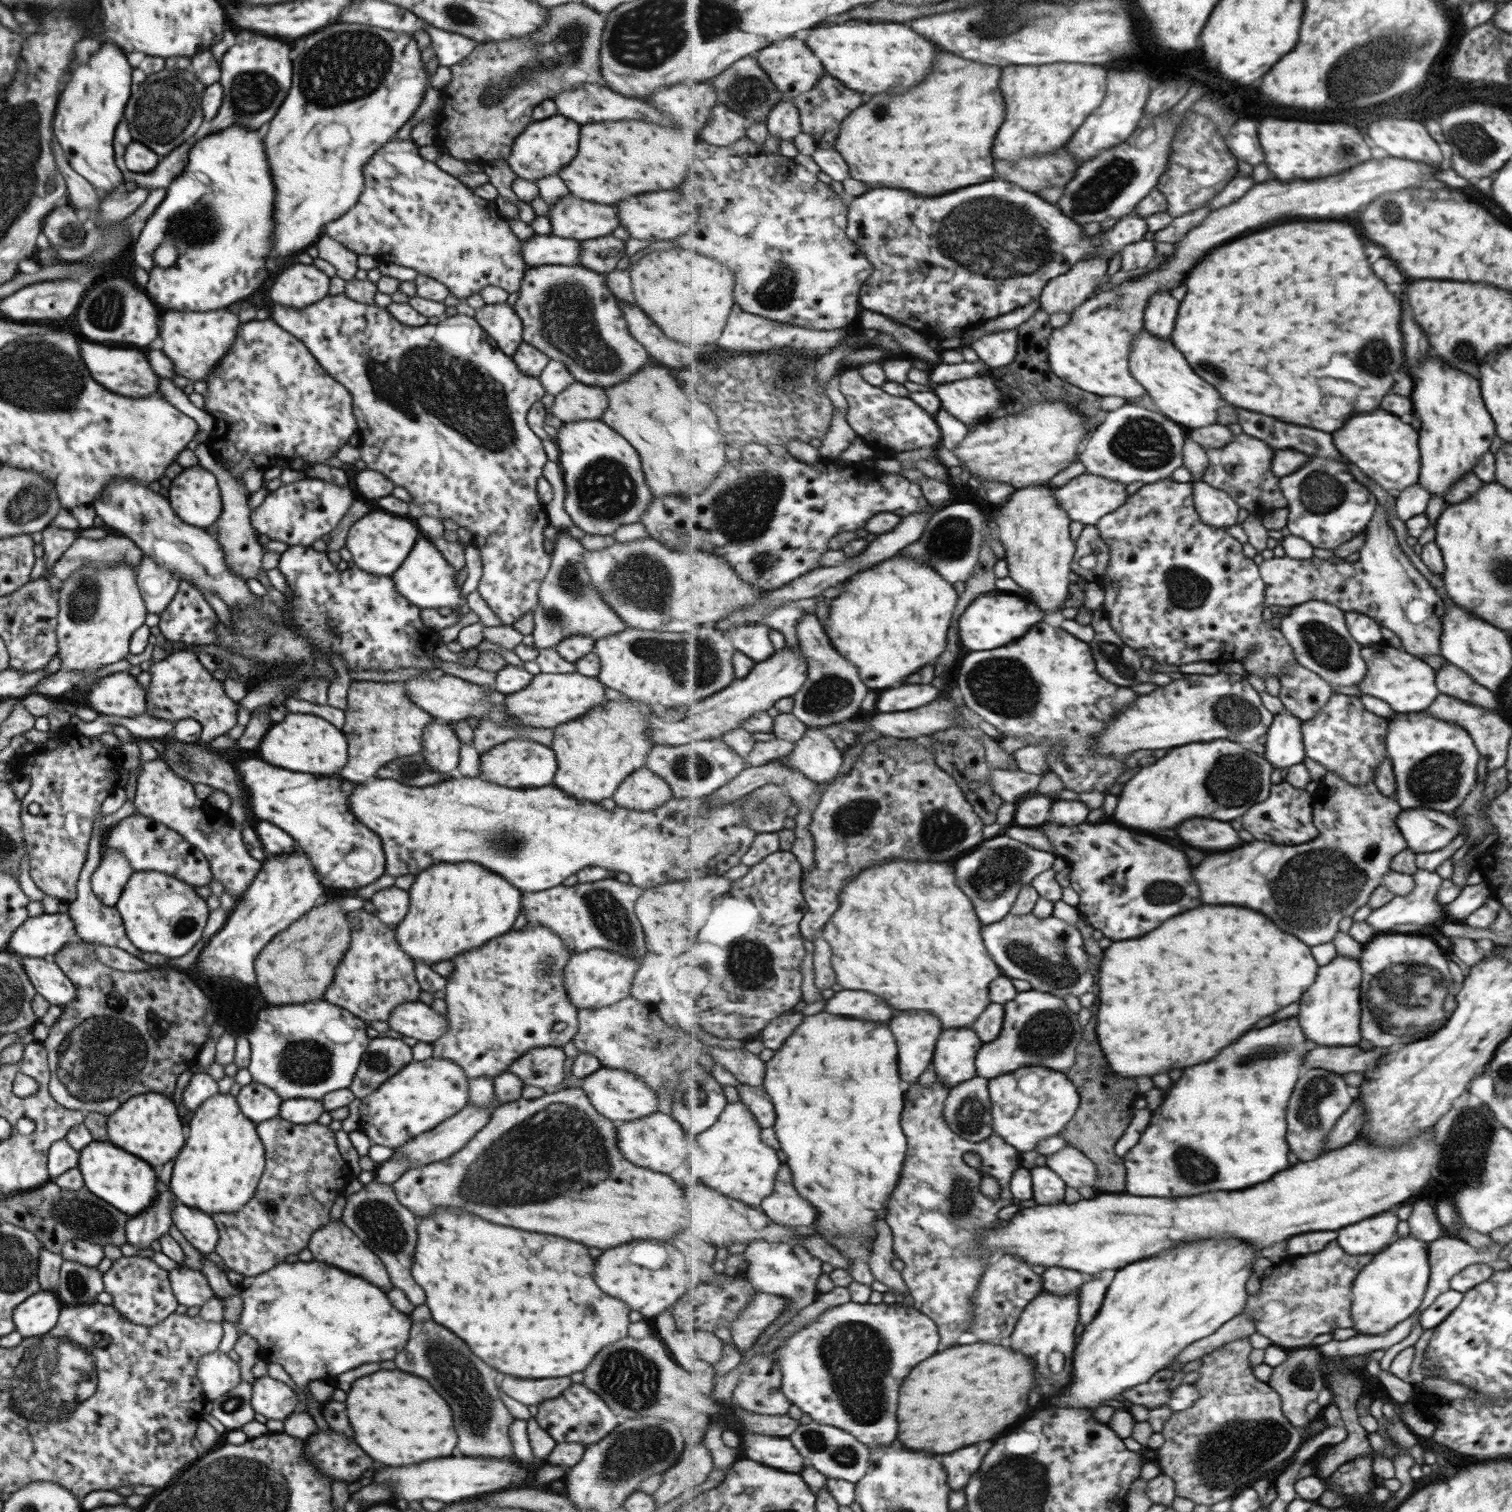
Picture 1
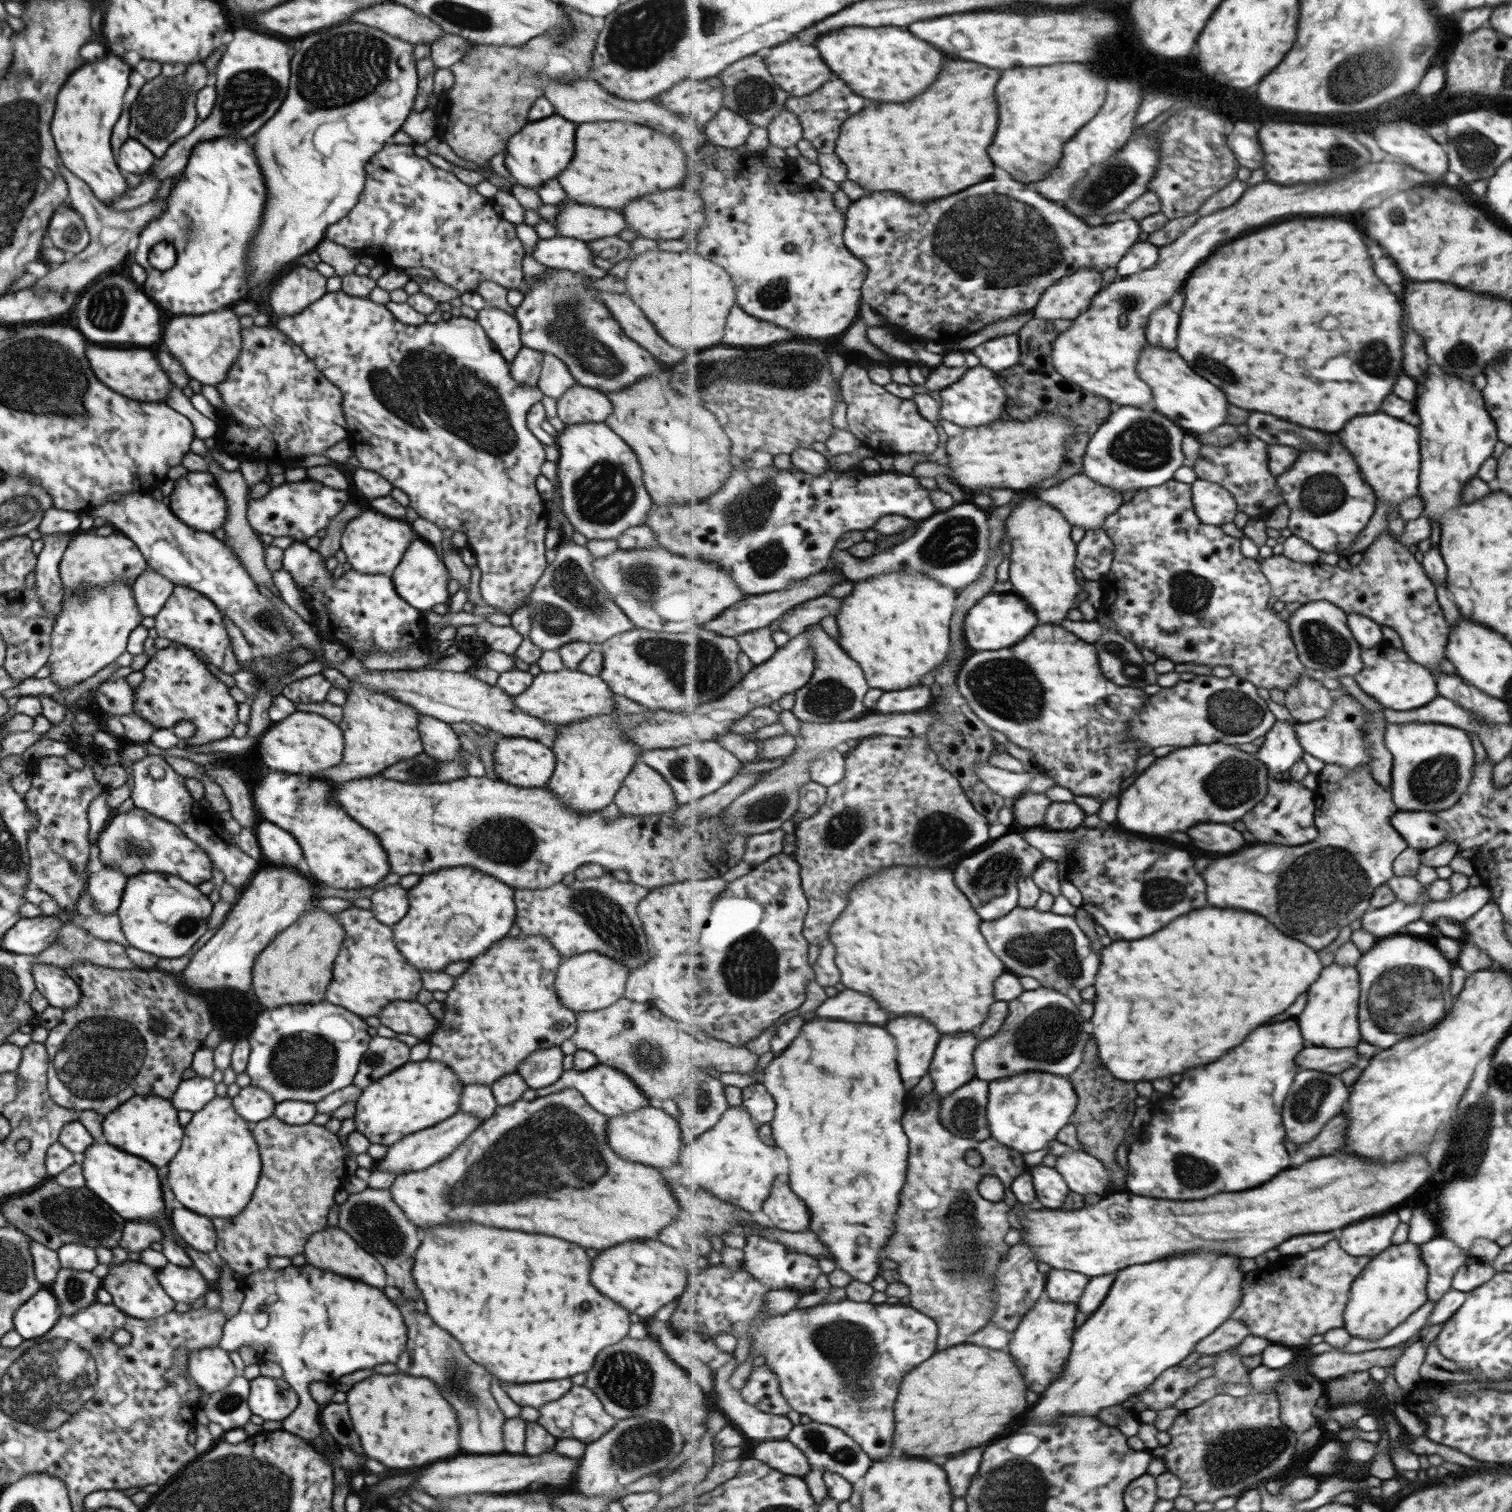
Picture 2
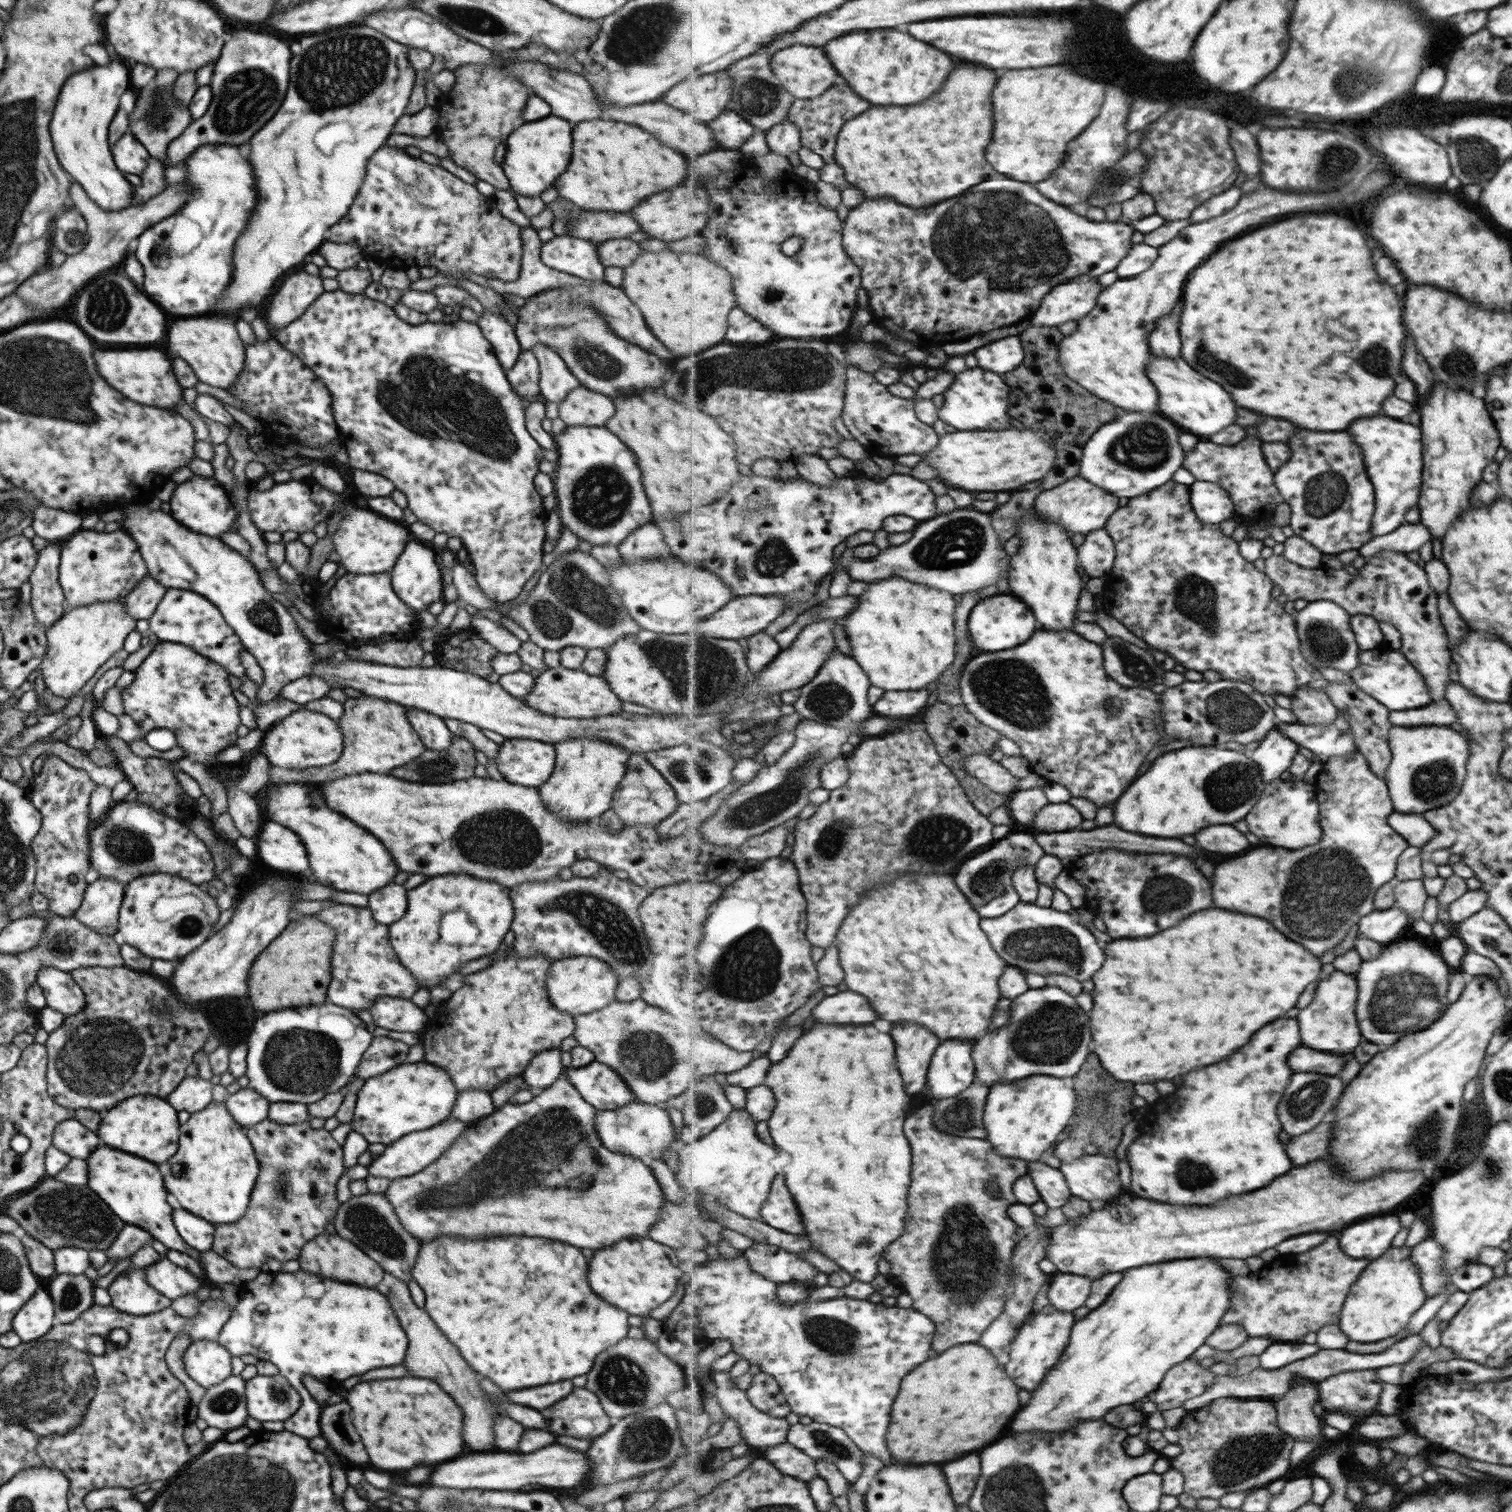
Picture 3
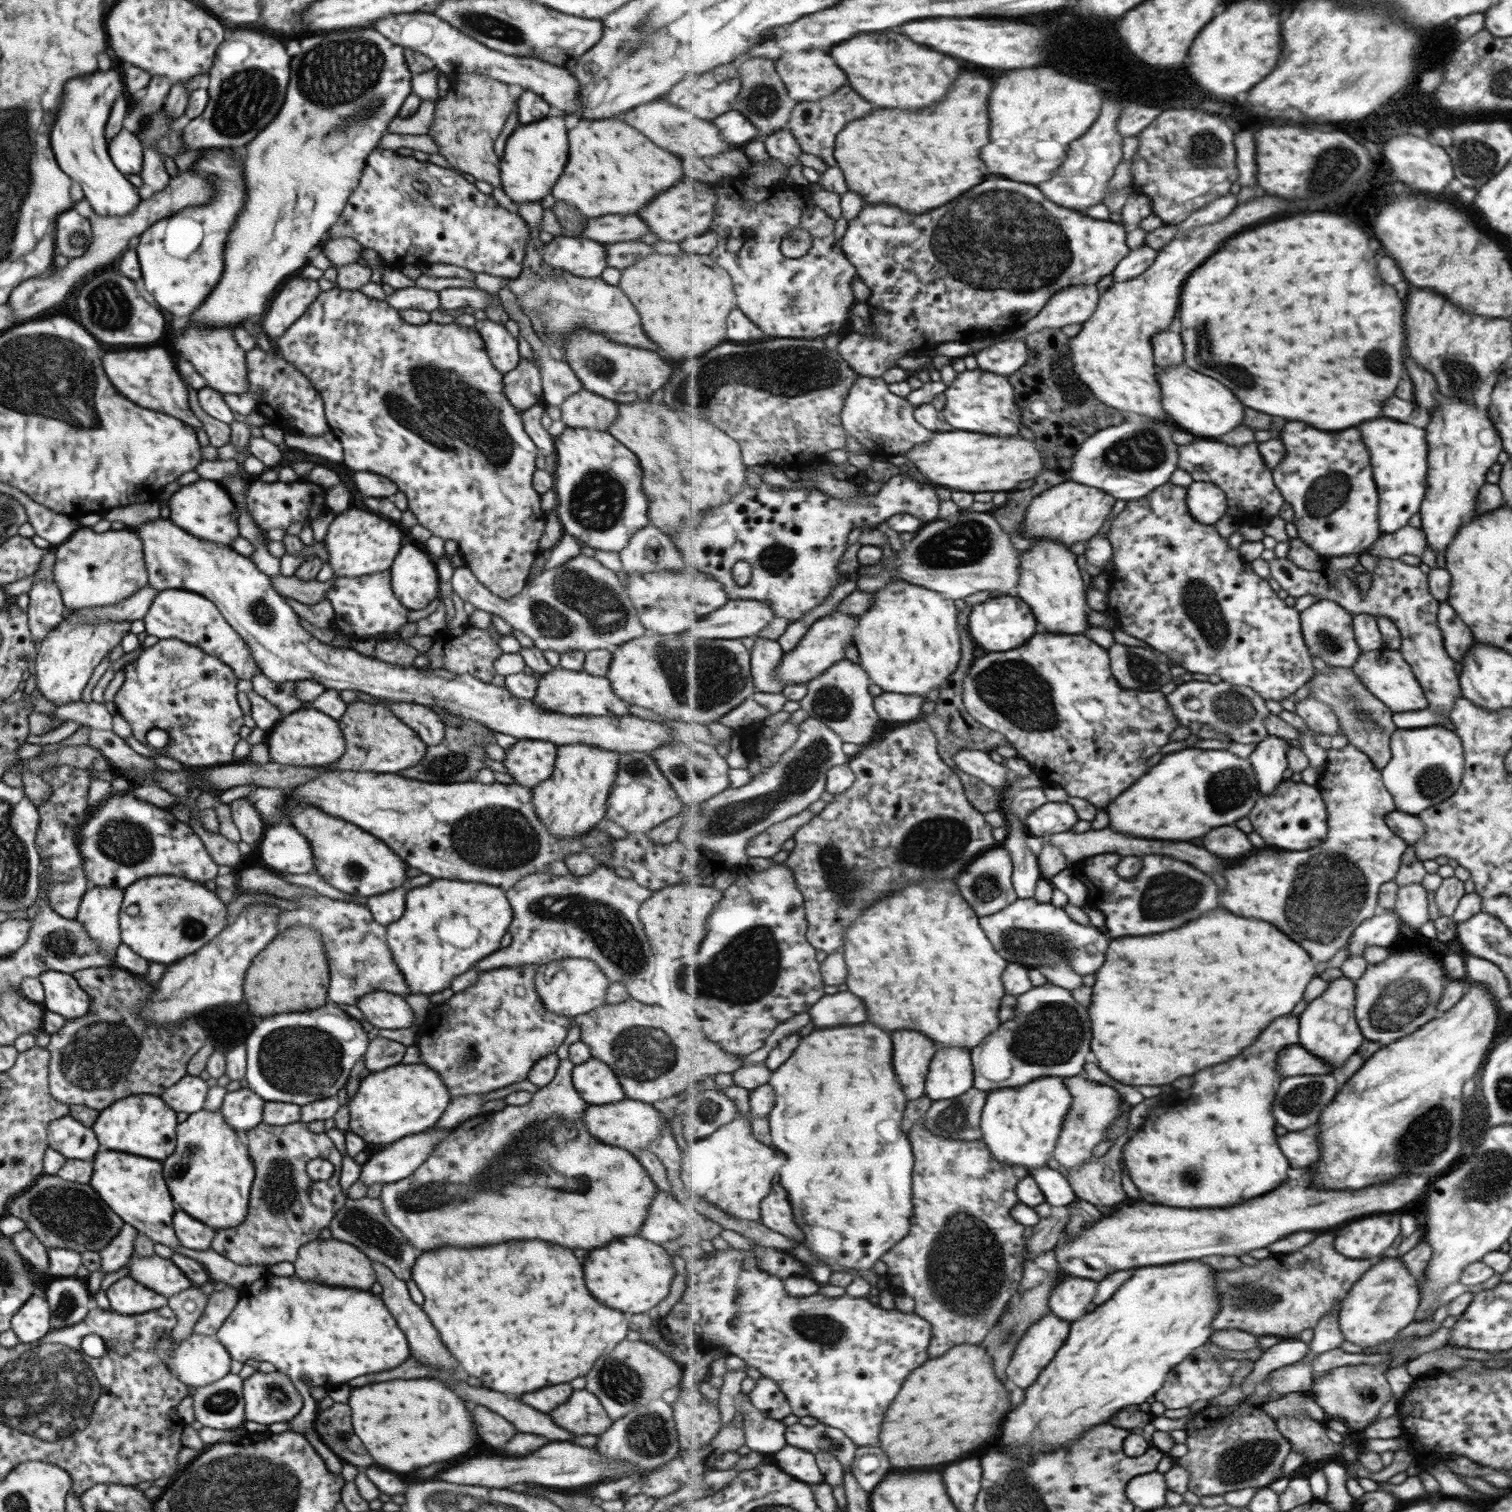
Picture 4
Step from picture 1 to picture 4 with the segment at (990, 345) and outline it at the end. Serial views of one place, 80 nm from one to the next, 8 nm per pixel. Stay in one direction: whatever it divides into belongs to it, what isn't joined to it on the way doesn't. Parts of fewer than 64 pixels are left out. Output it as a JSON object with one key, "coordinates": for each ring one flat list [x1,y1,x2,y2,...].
{"coordinates":[[1005,339,975,354,979,368,995,374,1013,374,1027,364,1027,346,1023,340]]}

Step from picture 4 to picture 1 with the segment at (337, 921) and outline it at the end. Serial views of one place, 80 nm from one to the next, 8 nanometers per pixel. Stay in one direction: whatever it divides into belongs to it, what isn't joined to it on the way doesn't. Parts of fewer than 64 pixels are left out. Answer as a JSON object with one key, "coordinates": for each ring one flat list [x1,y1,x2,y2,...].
{"coordinates":[[366,908,347,914,351,928,351,944,343,960,335,968,333,982,325,990,323,998,348,1010,353,1016,369,1024,371,1020,386,1021,398,1004,418,1000,420,988,414,974,413,961,394,938,394,930,369,913]]}

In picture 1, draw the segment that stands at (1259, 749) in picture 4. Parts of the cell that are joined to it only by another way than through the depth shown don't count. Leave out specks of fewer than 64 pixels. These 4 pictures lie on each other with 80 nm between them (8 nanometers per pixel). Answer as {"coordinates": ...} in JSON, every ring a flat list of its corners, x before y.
{"coordinates":[[1287,708,1275,715,1274,724,1266,734,1264,753,1275,768,1288,769,1308,757,1304,745,1303,724]]}

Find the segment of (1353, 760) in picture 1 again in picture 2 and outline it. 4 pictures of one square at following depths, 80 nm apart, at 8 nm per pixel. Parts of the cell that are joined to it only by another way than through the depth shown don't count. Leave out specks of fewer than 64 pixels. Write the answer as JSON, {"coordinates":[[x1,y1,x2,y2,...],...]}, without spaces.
{"coordinates":[[1351,695,1335,697,1331,712,1323,720,1297,723,1296,731,1303,748,1325,764,1339,764,1343,768,1367,767,1370,753,1366,749,1366,716,1362,706]]}

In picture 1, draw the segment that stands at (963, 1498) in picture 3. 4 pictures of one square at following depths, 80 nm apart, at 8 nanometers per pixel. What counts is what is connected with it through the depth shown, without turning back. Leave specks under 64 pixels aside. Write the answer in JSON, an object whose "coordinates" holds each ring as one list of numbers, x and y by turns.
{"coordinates":[[983,1442,983,1444,973,1444,969,1448,961,1448,959,1452,941,1456,943,1464,947,1464,947,1472,949,1472,953,1490,963,1490,967,1486,973,1474,981,1468,983,1458,987,1456,991,1446,993,1446,993,1442]]}

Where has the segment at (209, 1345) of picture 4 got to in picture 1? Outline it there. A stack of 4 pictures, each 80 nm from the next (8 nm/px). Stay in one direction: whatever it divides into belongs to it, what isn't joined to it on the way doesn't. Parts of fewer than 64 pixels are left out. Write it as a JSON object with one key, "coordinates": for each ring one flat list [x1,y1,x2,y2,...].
{"coordinates":[[216,1350,199,1358,196,1377,206,1400,210,1401,223,1396,242,1381,237,1363,229,1359,226,1353]]}

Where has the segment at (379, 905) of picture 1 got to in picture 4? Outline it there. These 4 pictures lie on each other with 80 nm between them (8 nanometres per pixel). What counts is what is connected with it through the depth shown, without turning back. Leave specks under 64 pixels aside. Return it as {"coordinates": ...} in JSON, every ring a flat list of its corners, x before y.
{"coordinates":[[393,888,393,890,370,896,364,905,376,924,387,927,403,914,403,898,405,898,405,890]]}

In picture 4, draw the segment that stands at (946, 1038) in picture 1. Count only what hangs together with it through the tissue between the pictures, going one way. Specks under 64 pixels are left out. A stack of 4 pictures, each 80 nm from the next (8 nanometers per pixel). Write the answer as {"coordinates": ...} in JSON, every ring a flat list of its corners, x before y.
{"coordinates":[[939,1048,926,1078,926,1096,934,1101,954,1099,974,1087,974,1060,965,1048]]}

